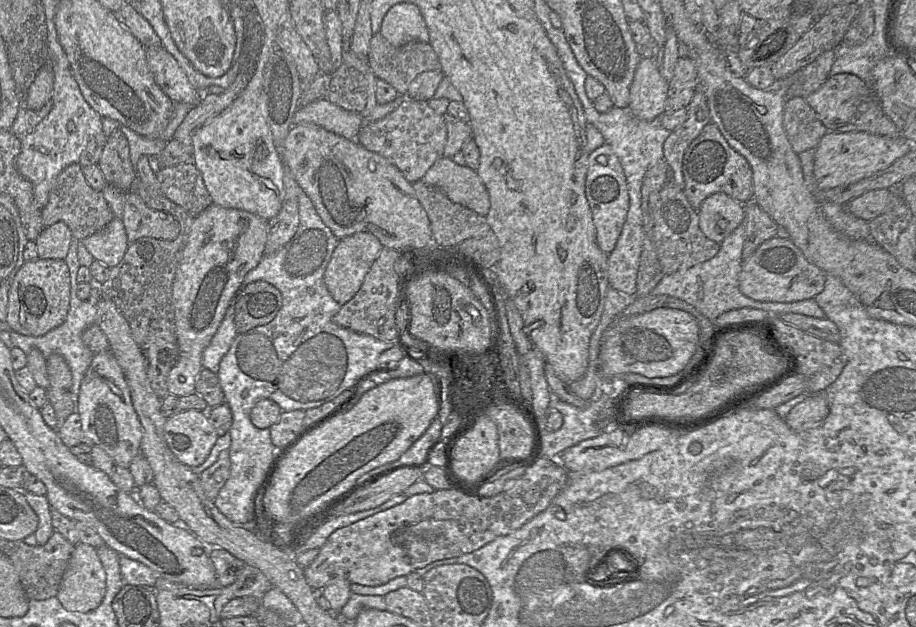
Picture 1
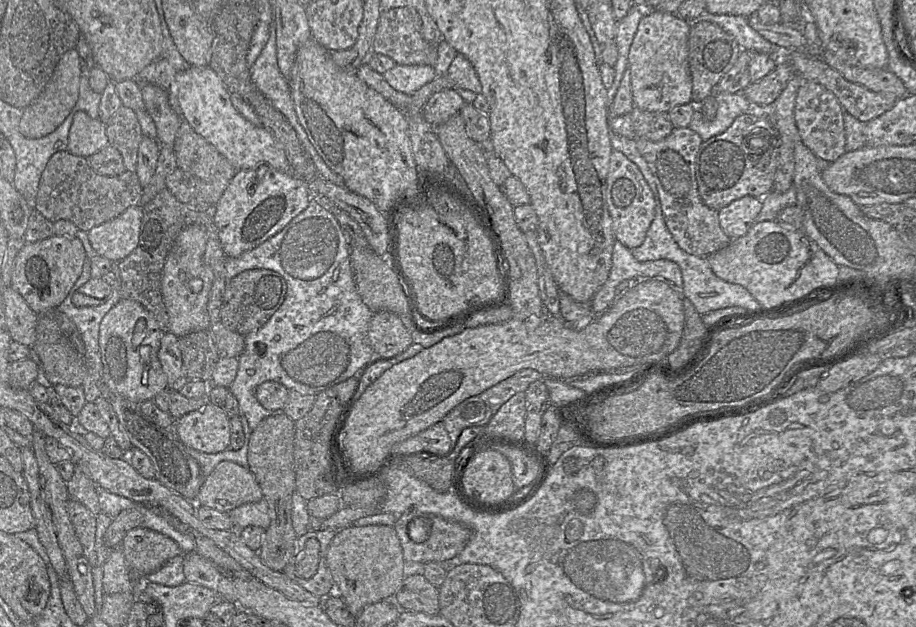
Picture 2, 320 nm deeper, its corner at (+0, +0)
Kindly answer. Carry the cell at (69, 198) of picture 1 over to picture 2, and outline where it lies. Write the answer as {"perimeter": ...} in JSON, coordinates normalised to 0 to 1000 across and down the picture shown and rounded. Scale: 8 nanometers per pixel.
{"perimeter":[[[67,241],[55,252],[47,273],[38,333],[58,356],[75,351],[86,367],[96,370],[130,344],[139,332],[153,327],[155,308],[148,273],[138,273],[126,282],[108,279],[98,266],[95,252]]]}

